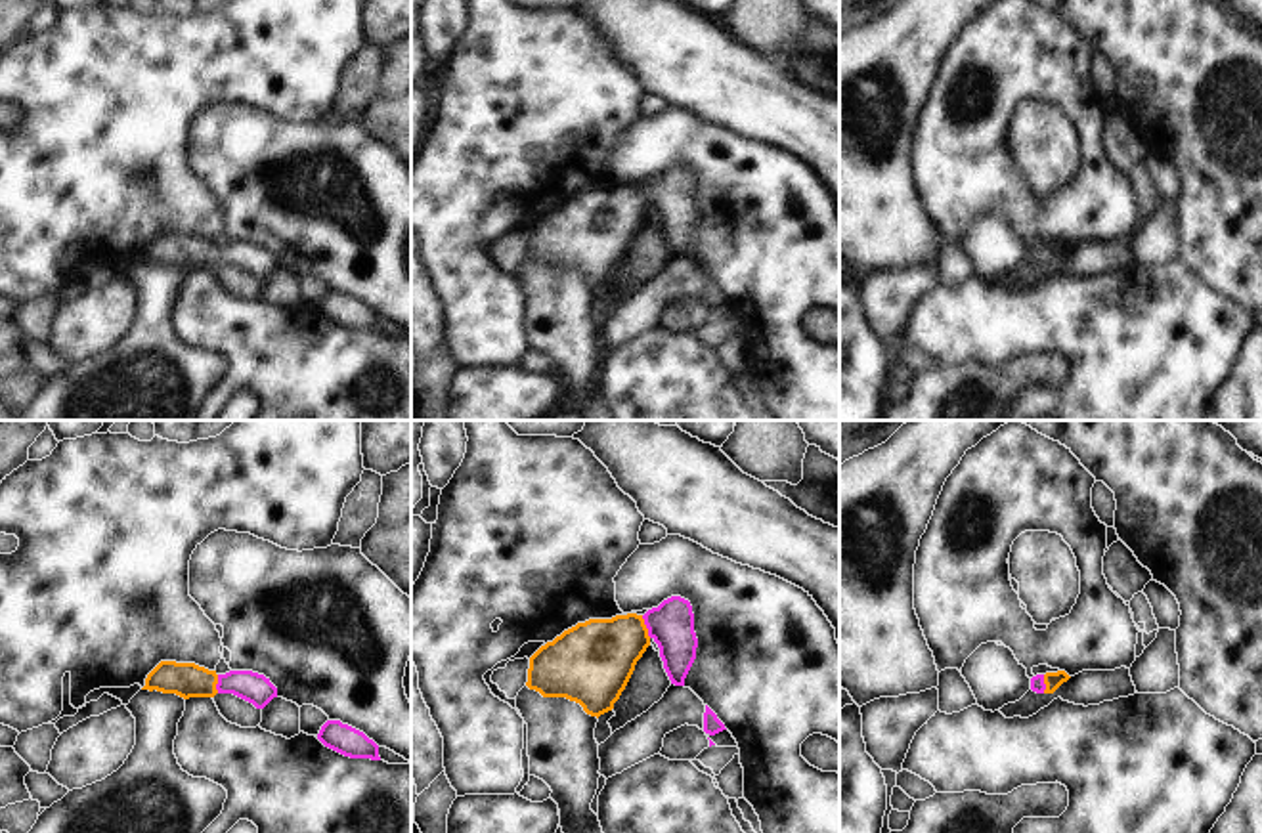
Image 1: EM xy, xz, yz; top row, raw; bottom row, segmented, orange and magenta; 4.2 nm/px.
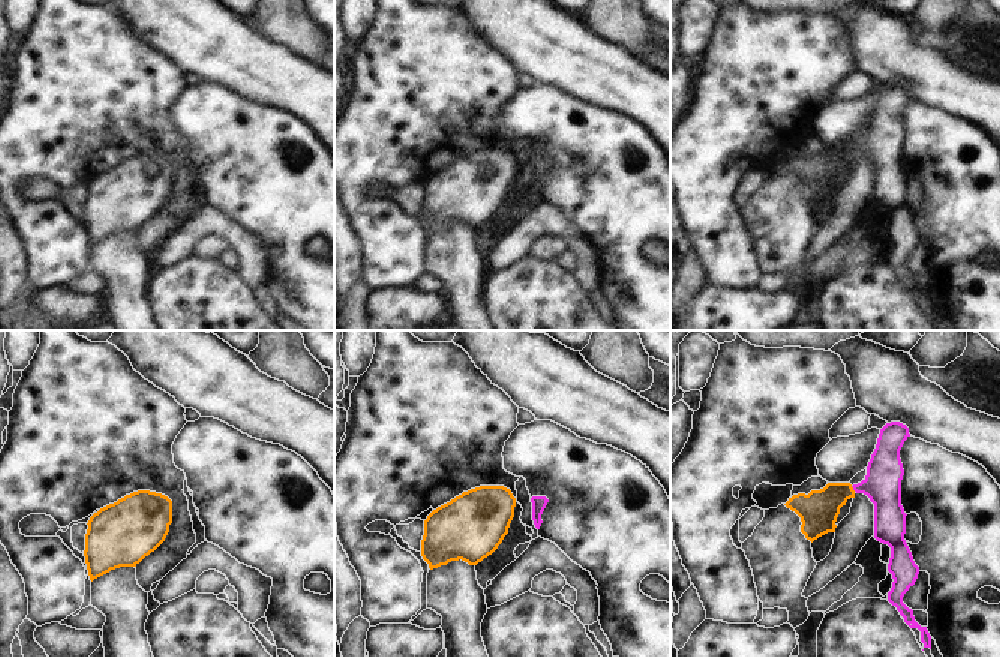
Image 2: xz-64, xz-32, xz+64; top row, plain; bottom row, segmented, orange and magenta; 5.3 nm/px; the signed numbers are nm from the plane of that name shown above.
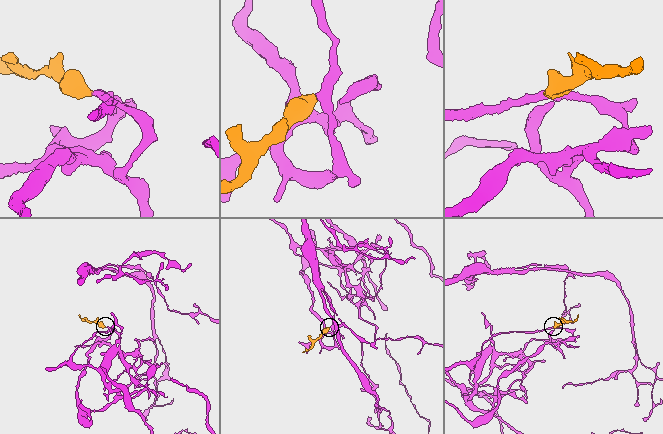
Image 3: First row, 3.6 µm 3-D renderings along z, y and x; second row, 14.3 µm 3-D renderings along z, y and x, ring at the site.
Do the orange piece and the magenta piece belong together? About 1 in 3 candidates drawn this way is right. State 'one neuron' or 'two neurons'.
one neuron

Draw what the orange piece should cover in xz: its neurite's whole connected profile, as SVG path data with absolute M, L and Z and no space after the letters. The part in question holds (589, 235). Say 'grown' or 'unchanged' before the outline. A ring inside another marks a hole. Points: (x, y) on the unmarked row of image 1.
grown; M681 168L644 187L589 191L564 203L530 229L526 258L543 269L576 273L598 290L614 281L652 212L671 256L685 258L698 210L692 178Z

